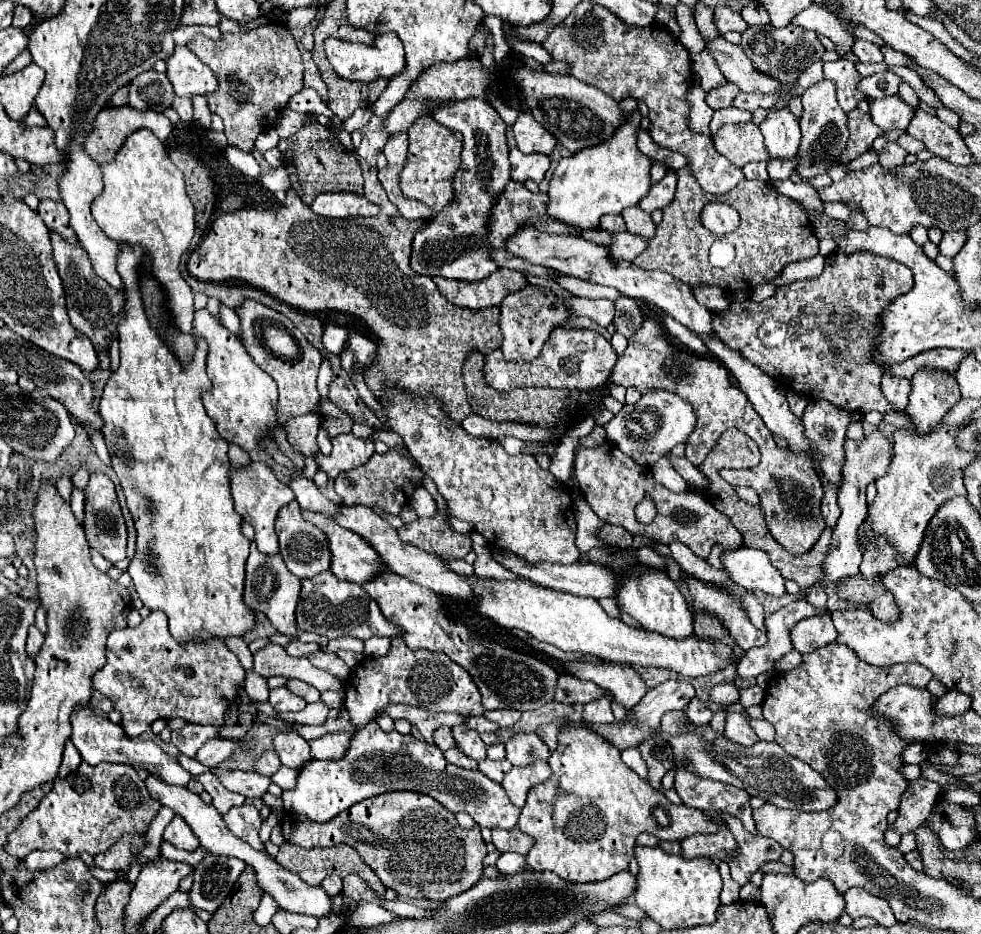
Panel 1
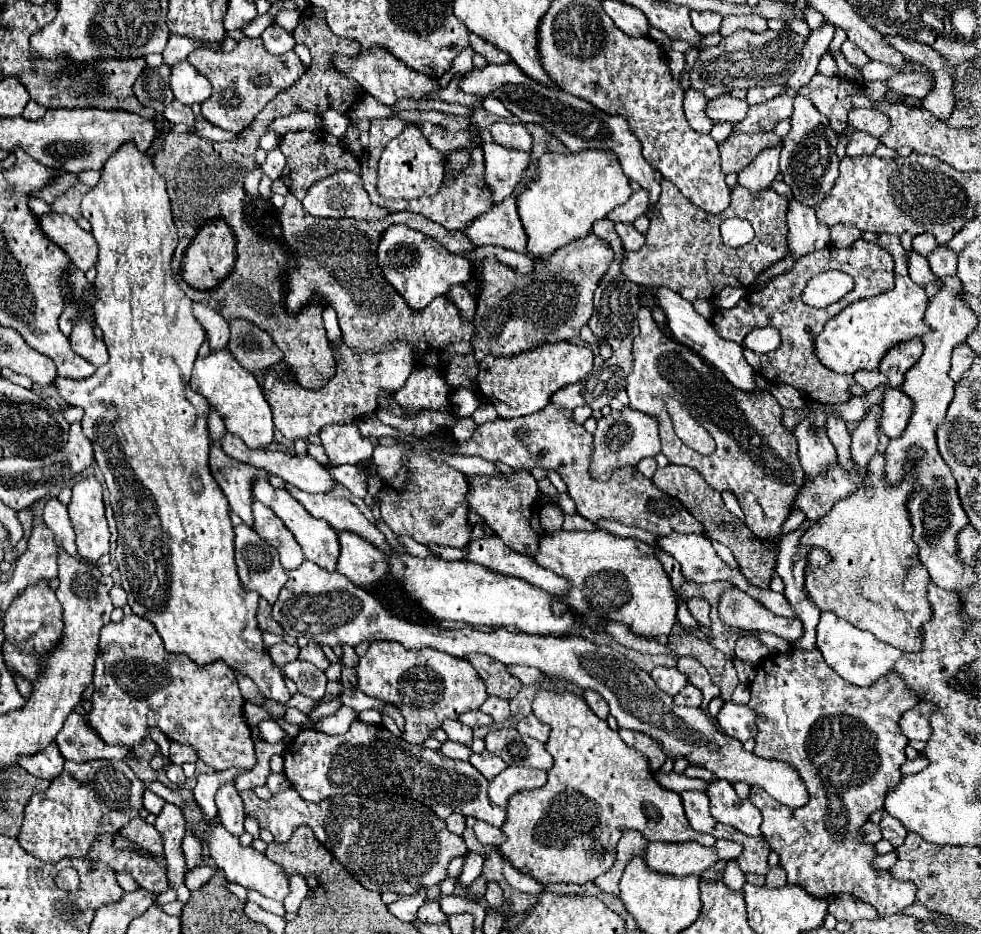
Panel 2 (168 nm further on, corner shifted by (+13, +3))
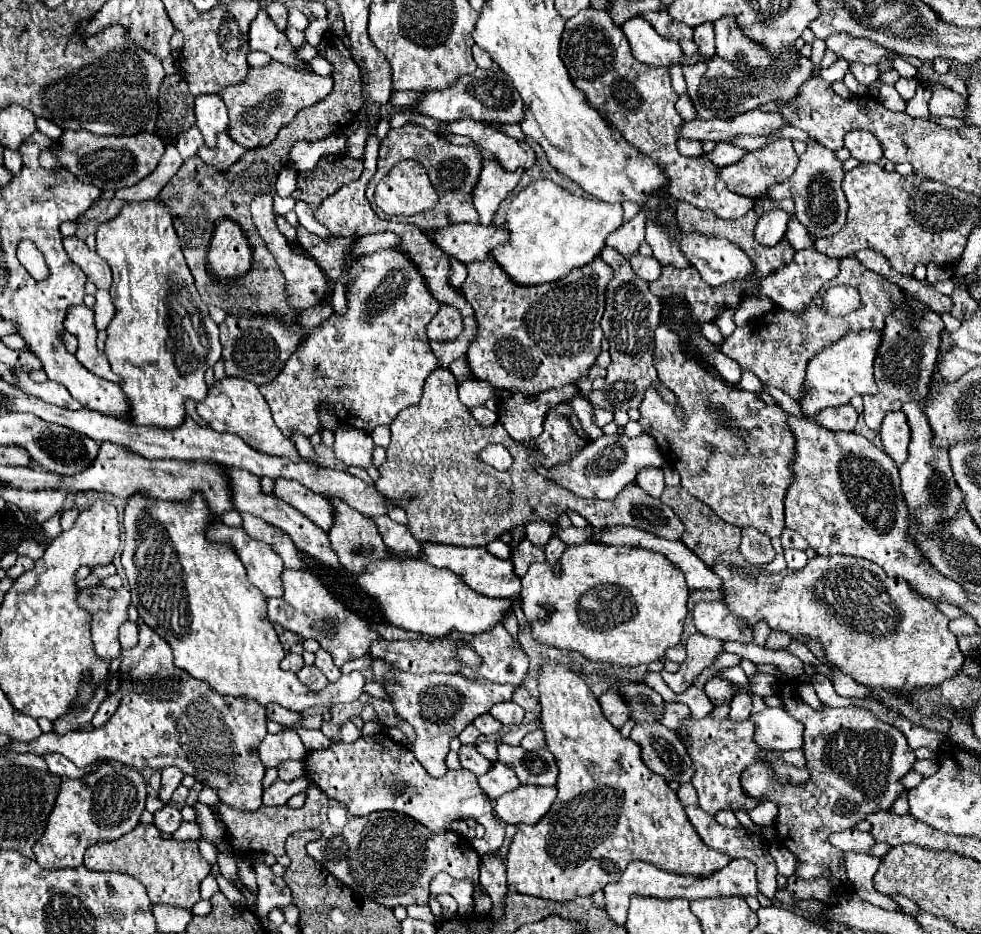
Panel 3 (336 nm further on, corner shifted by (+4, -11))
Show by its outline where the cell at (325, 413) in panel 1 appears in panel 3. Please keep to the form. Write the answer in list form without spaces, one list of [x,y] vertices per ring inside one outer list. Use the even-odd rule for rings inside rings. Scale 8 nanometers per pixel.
[[[394,248],[378,250],[370,256],[356,260],[348,272],[350,282],[346,284],[346,312],[332,312],[300,342],[298,350],[288,358],[280,374],[272,382],[260,386],[260,392],[272,410],[276,426],[288,438],[292,430],[298,430],[306,436],[322,430],[322,424],[316,416],[316,406],[320,402],[334,406],[340,424],[366,430],[368,434],[380,424],[390,426],[402,408],[408,408],[420,400],[426,378],[436,368],[440,368],[440,362],[430,346],[426,346],[422,338],[414,338],[414,334],[426,336],[426,326],[430,318],[434,318],[434,314],[438,312],[440,304],[434,302],[430,294],[426,294],[426,286],[422,286],[422,278],[418,278],[418,270],[410,266],[406,254]]]

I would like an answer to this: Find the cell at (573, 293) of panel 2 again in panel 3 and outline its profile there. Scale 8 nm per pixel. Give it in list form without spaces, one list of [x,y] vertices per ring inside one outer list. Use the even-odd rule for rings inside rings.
[[[490,258],[472,262],[466,268],[468,278],[464,280],[460,290],[466,302],[474,308],[474,318],[478,324],[478,334],[466,350],[466,358],[472,374],[478,380],[490,382],[494,388],[506,388],[520,394],[538,394],[544,390],[576,384],[588,374],[588,370],[596,362],[596,356],[600,354],[600,318],[604,312],[606,284],[610,282],[610,266],[606,266],[602,258],[594,258],[594,262],[578,270],[570,270],[566,278],[560,278],[558,282],[526,286],[526,290],[522,290],[522,286],[514,286]]]

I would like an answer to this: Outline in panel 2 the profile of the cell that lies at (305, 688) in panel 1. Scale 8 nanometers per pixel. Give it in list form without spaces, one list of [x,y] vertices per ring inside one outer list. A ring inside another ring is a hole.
[[[297,692],[291,700],[289,700],[289,706],[293,706],[293,708],[297,708],[297,710],[301,710],[303,714],[309,714],[311,710],[313,710],[313,706],[315,706],[315,702],[311,700],[311,698],[307,698],[307,696],[303,696],[301,692]]]

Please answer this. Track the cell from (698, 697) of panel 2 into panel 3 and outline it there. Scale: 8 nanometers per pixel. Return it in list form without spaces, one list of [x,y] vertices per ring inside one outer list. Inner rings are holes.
[[[664,702],[664,712],[660,716],[660,724],[676,730],[678,728],[678,722],[690,714],[690,708],[686,704],[680,704],[680,702]]]

